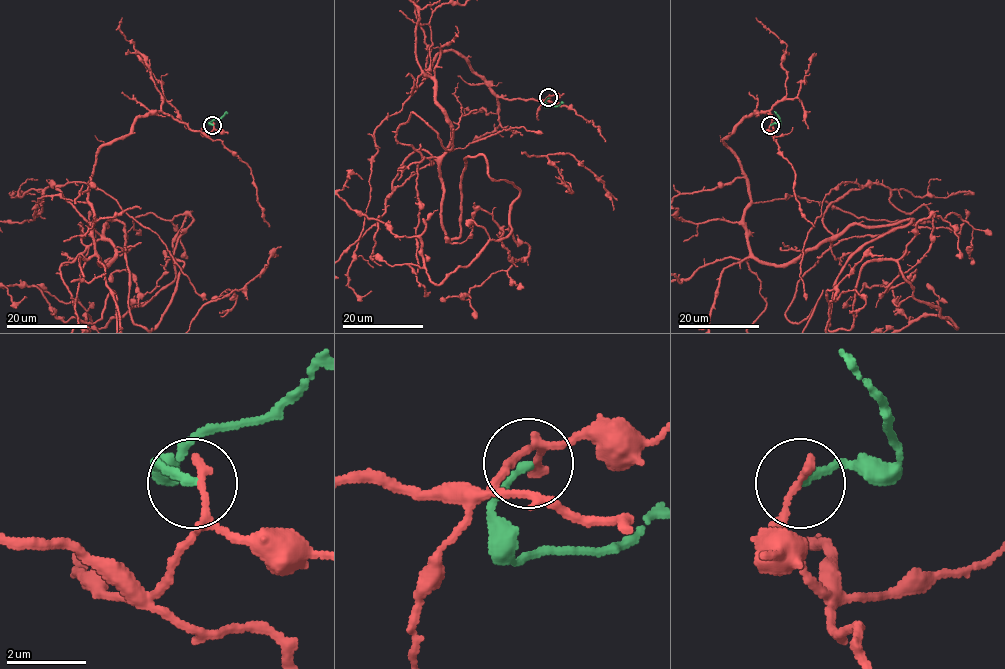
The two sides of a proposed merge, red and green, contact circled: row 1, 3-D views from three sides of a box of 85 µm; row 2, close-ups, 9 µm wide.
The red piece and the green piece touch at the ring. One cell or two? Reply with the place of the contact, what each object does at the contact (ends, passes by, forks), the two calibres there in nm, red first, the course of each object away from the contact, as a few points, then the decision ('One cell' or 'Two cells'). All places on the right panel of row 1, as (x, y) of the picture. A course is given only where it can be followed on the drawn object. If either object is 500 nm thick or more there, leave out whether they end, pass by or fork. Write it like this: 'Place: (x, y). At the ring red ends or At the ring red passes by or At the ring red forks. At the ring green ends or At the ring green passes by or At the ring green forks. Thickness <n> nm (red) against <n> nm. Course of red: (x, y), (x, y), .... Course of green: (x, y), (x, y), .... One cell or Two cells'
Place: (770, 125). At the ring red ends. At the ring green ends. Thickness 240 nm (red) against 220 nm. Course of red: (770, 125), (756, 111), (723, 143), (750, 252), (784, 265), (830, 239). Course of green: (770, 125), (780, 121), (774, 111). Two cells

